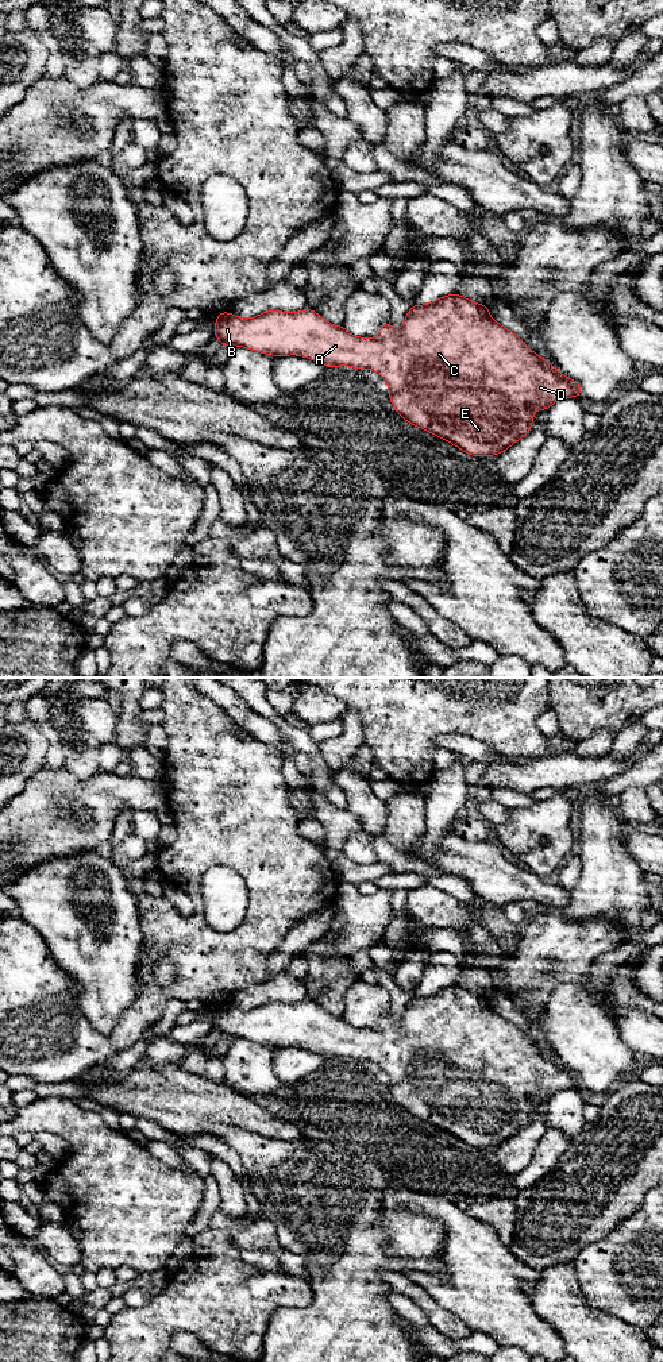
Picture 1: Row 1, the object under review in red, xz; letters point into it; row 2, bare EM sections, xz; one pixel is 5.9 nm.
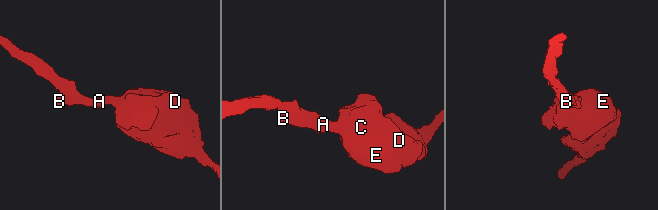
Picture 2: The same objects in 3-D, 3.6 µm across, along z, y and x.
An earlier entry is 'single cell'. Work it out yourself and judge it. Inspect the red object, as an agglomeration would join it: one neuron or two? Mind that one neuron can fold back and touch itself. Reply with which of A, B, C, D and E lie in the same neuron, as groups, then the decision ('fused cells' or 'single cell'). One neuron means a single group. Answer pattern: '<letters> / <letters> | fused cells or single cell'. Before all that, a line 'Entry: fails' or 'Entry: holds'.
Entry: holds
A B C D E | single cell

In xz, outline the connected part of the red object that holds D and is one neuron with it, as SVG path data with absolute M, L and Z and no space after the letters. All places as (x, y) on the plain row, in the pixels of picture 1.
M458 984L440 988L427 996L413 996L401 1020L394 1020L389 1012L381 1018L375 1030L356 1029L343 1016L329 1015L312 1000L297 1004L273 1000L253 1010L221 1003L216 1008L215 1029L223 1037L240 1037L275 1047L300 1046L325 1058L351 1057L374 1061L388 1073L393 1099L405 1112L450 1133L473 1147L497 1147L529 1123L535 1101L548 1101L555 1092L579 1088L582 1081L581 1074L560 1065L516 1025L494 1012L487 996L473 993Z

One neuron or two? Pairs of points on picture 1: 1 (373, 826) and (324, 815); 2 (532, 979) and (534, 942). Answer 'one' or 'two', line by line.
1: one
2: one

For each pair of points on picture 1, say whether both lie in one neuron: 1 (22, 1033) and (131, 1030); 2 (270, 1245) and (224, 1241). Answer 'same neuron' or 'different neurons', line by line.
1: same neuron
2: same neuron

